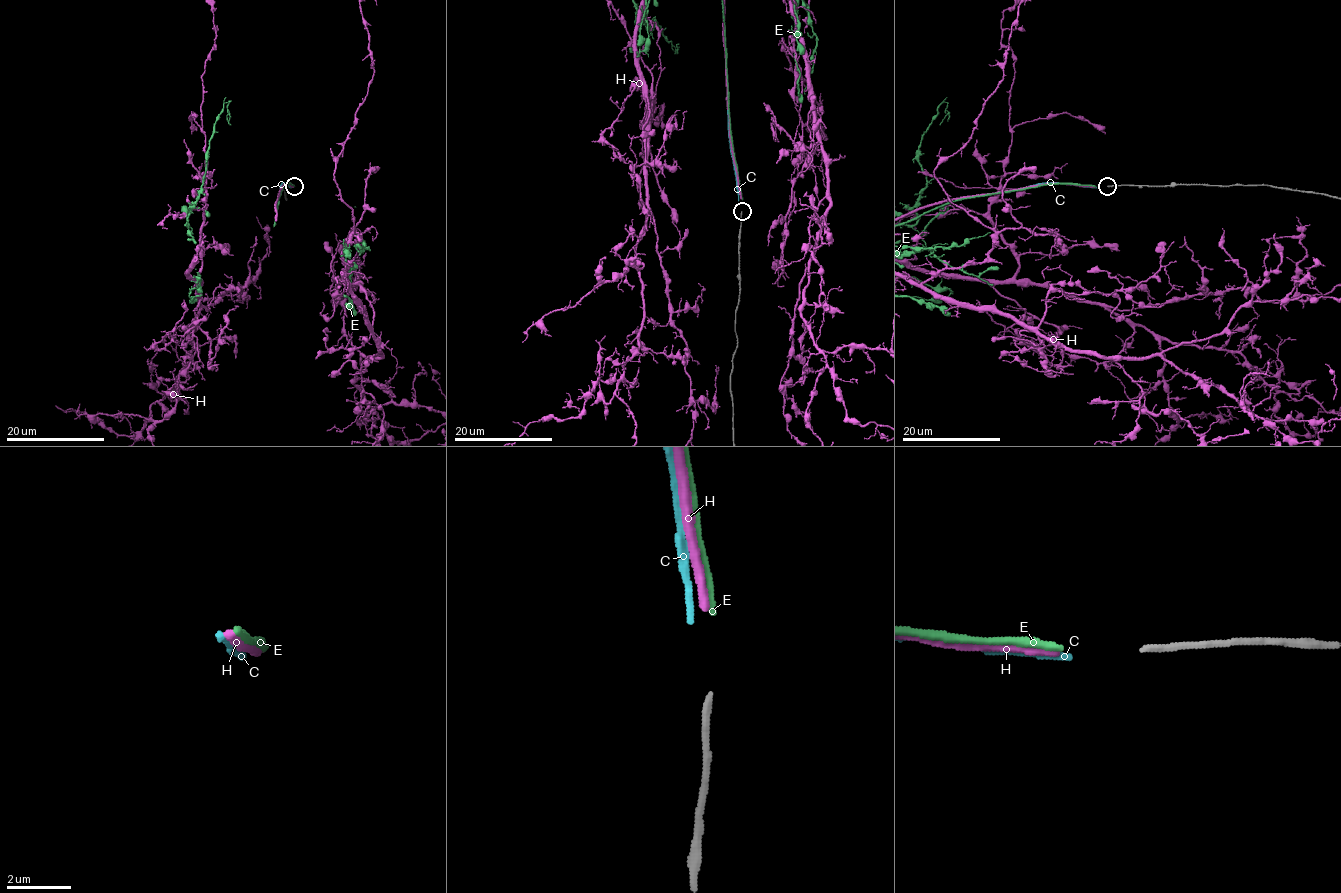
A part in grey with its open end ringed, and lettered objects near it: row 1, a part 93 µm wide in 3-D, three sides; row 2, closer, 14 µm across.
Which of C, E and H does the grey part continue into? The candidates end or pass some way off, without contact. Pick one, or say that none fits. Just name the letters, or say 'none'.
E

